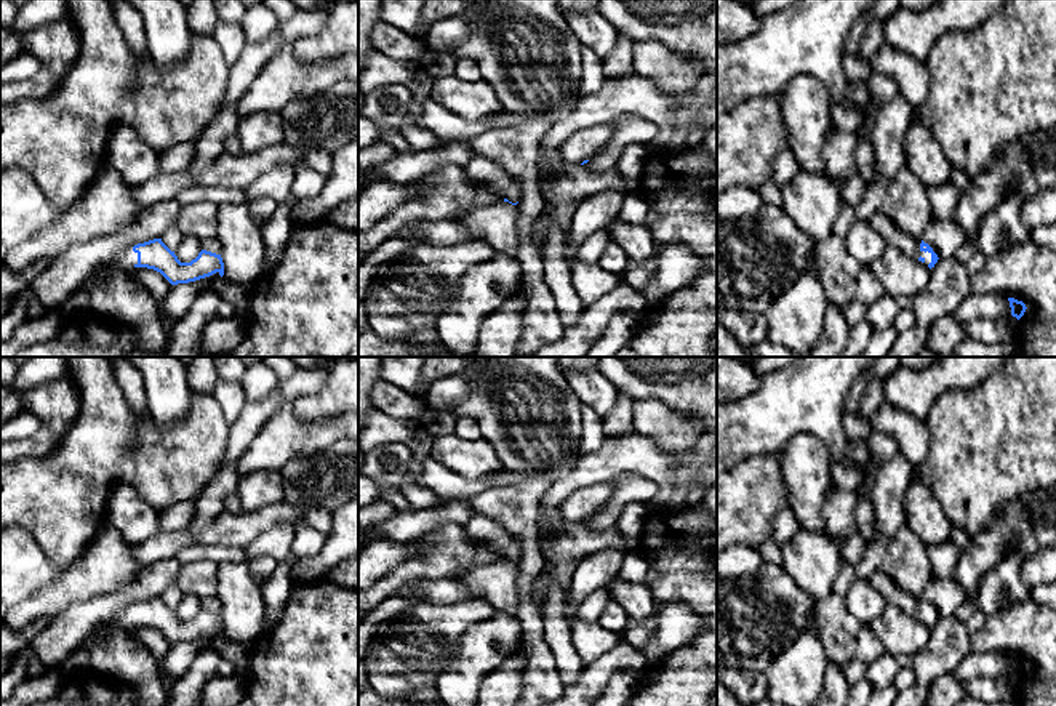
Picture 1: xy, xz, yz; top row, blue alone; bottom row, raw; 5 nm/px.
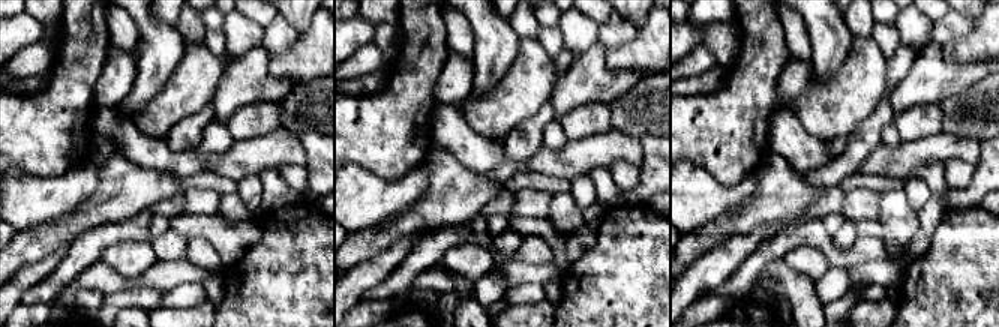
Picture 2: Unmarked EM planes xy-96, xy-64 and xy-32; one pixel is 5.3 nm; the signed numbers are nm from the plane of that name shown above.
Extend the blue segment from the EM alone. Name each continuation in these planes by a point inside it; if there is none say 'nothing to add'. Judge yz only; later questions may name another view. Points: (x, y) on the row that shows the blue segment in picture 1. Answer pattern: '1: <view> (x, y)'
1: yz (882, 223)

